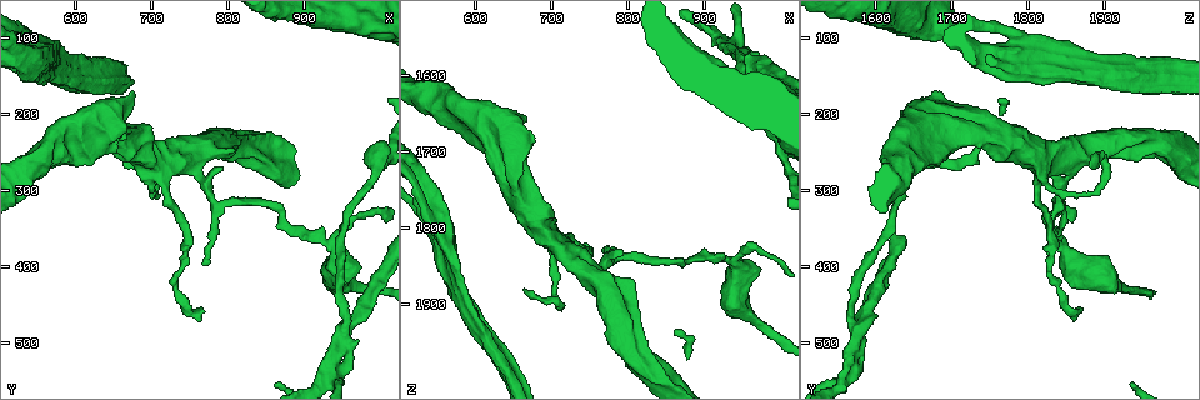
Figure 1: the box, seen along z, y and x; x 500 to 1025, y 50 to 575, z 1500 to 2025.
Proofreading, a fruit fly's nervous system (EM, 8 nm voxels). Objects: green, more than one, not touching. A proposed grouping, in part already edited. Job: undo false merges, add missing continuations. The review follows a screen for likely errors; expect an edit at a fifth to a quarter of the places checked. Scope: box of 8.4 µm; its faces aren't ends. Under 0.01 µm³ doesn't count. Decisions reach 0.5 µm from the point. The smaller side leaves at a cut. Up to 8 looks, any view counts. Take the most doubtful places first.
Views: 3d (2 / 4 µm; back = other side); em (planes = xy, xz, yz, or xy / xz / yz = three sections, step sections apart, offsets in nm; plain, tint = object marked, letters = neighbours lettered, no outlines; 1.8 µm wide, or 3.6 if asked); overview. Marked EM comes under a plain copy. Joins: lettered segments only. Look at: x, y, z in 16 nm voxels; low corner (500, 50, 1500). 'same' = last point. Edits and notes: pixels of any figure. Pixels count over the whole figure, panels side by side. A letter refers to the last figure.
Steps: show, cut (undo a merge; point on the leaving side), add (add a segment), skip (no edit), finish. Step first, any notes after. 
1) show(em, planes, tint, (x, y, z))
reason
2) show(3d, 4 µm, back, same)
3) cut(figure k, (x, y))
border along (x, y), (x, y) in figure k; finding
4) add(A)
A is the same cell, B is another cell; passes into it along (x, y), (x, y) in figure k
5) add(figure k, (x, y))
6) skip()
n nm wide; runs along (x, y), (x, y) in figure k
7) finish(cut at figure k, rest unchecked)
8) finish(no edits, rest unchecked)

show(3d, 4 µm, (610, 155, 1945))
arms run side by side

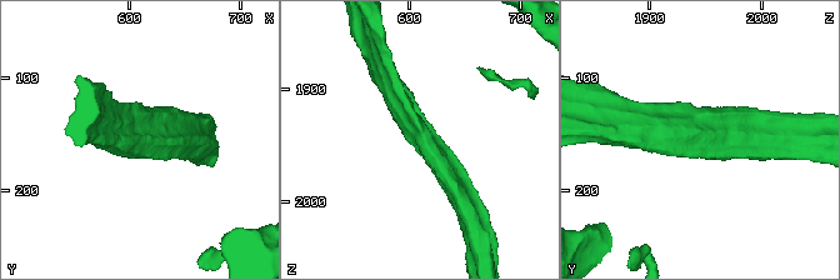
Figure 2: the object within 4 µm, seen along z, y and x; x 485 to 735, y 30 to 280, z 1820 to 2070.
show(em, planes, letters, (612, 156, 1940))
shape alone is not enough

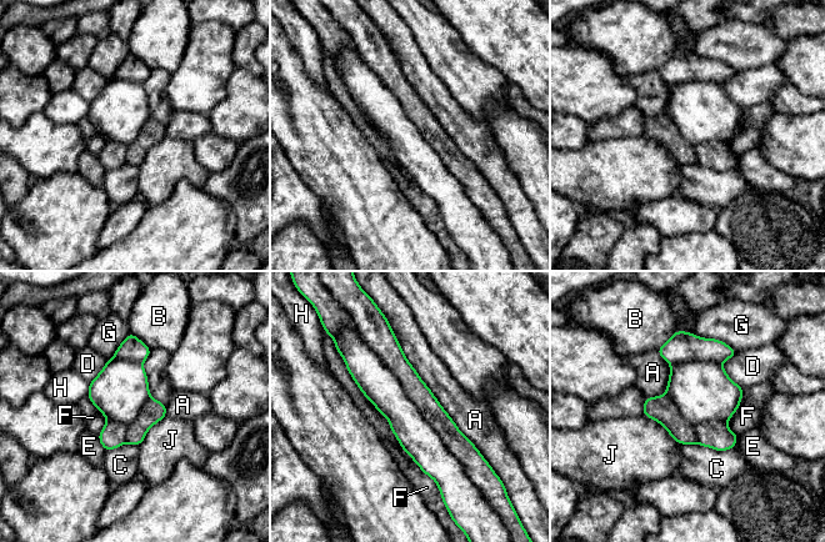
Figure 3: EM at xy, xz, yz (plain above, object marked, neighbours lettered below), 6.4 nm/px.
cut(figure 3, (415, 389))
360 nm wide; A, B, C, D, E, F, G, H and J are other cells; border along (361, 339), (468, 476) in figure 3; a second cell is stuck on

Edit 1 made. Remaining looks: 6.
show(overview)
see it whole again

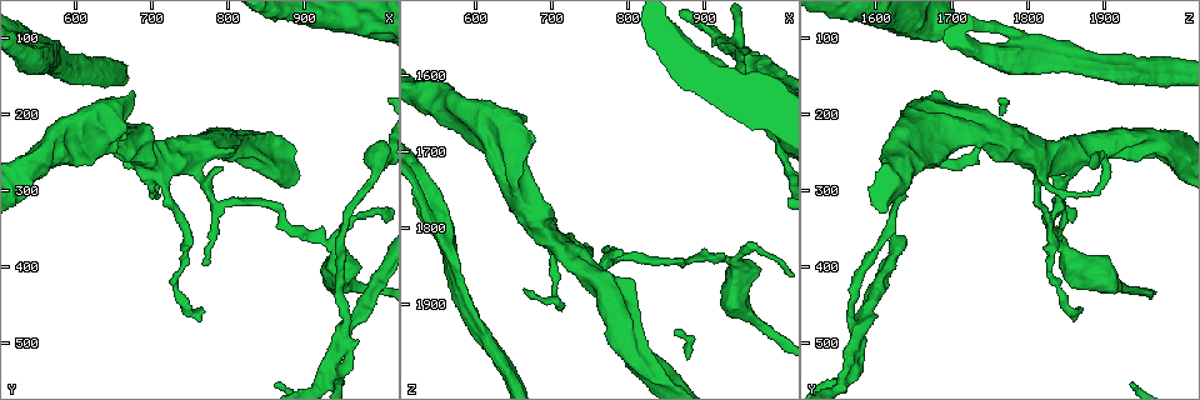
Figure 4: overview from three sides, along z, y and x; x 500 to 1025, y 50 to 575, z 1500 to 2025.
show(em, 3.6 µm, planes, letters, (930, 370, 1840))

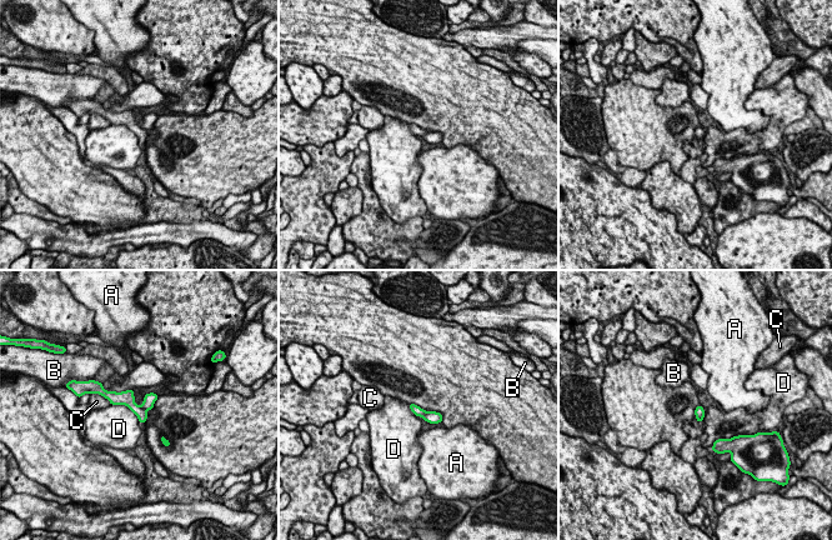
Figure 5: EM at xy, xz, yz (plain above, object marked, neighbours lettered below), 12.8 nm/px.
cut(figure 5, (149, 399))
A, B, C and D are other cells; border along (140, 406), (145, 410) in figure 5; two cells meet here

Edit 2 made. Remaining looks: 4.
show(em, planes, letters, (705, 255, 1895))
abrupt turn

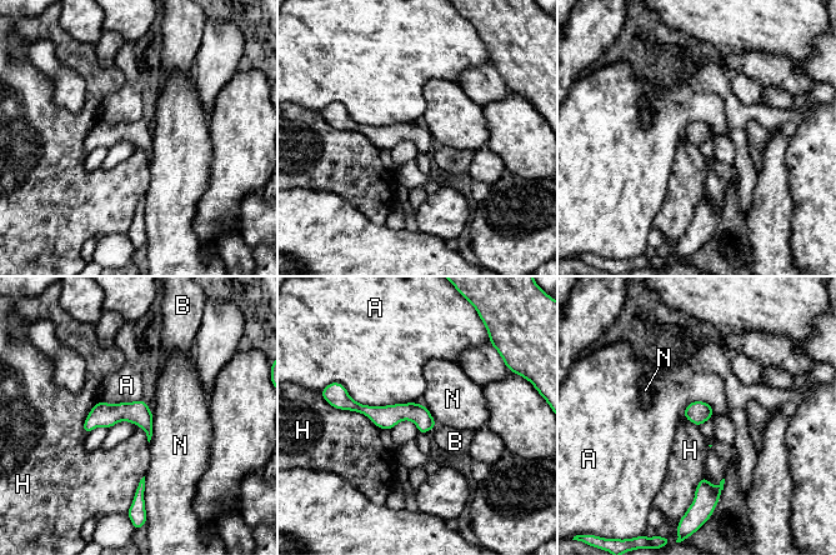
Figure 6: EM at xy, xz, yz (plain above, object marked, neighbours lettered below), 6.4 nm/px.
skip()
A touches over 550 nm; A, B, H and N are other cells; one cell here

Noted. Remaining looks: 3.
finish(cut at figure 3, cut at figure 5, rest unchecked)

